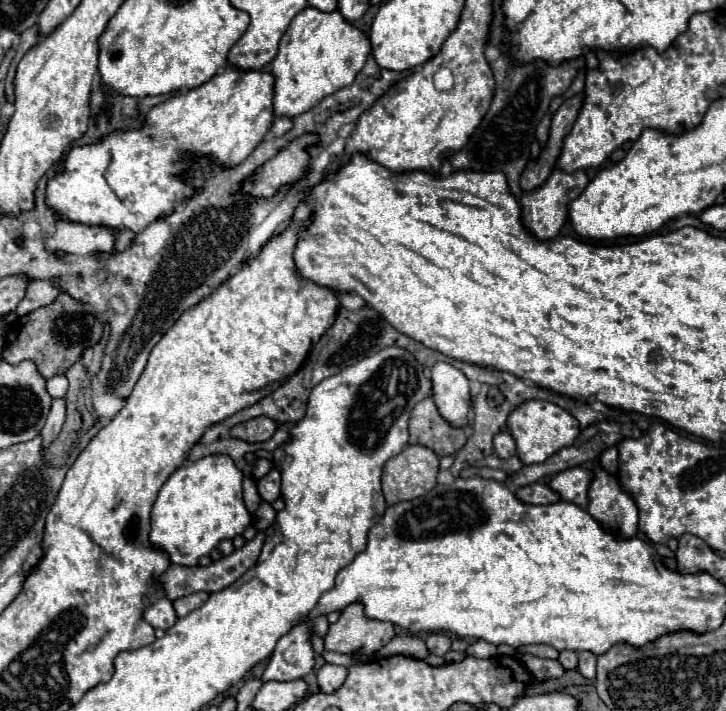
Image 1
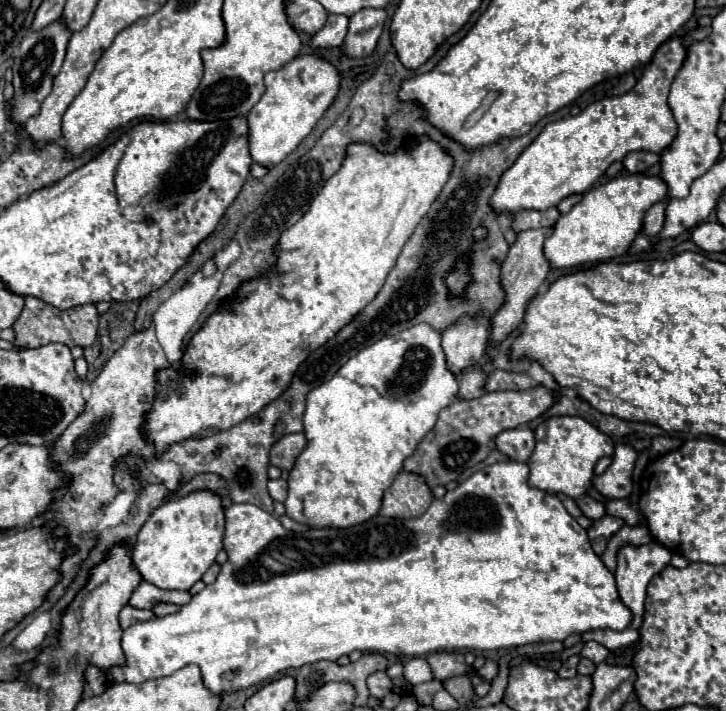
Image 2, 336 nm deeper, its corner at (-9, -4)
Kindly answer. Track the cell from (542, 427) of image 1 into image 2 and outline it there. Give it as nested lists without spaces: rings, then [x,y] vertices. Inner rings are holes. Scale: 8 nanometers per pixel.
[[[552,416],[538,424],[534,430],[536,448],[528,460],[530,480],[528,484],[540,488],[544,492],[564,492],[570,498],[578,498],[592,484],[594,466],[602,456],[610,456],[614,452],[614,442],[600,430],[596,430],[590,422],[580,416]]]

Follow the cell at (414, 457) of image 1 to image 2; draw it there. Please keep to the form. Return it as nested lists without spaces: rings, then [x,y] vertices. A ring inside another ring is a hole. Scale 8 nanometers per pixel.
[[[400,472],[394,484],[384,492],[380,514],[388,518],[416,518],[432,502],[432,490],[426,478],[414,472]]]

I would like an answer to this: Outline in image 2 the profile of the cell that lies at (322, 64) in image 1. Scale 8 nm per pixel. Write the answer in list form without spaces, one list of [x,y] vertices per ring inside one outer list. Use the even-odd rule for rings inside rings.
[[[304,54],[296,56],[280,70],[272,70],[264,76],[266,92],[260,102],[248,112],[250,126],[250,154],[252,160],[272,168],[282,162],[316,126],[328,106],[334,102],[340,88],[340,74],[328,60]]]

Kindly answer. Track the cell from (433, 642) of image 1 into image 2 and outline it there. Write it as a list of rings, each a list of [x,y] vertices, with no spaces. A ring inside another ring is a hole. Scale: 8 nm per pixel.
[[[436,652],[436,654],[428,654],[426,660],[434,672],[434,678],[440,682],[466,672],[466,662],[460,652]]]

